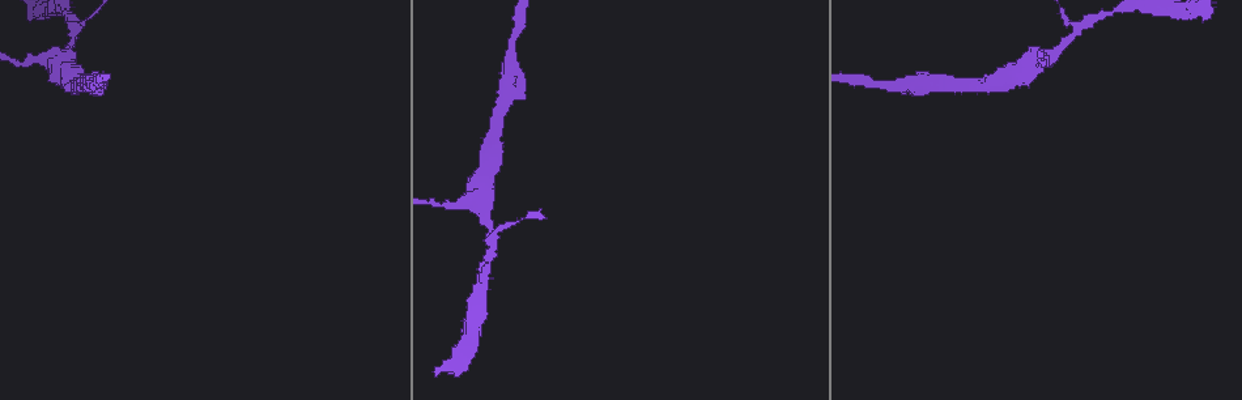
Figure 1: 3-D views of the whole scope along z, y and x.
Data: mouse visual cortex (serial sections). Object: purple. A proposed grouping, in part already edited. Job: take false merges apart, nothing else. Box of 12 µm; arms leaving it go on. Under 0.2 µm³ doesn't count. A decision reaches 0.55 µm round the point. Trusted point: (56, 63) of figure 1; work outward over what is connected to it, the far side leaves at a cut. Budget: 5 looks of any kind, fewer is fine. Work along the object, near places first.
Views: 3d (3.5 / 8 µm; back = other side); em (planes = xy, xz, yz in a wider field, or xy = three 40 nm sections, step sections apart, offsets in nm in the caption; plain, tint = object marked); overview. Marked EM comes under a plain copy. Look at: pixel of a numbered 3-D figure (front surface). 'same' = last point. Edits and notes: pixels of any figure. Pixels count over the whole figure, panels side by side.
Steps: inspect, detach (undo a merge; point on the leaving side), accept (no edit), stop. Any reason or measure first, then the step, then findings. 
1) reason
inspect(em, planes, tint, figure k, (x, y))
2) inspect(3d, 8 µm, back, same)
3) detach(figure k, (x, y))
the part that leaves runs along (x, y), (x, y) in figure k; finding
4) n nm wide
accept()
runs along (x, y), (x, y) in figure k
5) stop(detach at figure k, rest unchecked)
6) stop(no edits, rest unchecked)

narrows sharply
inspect(3d, 8 µm, figure 1, (440, 205))

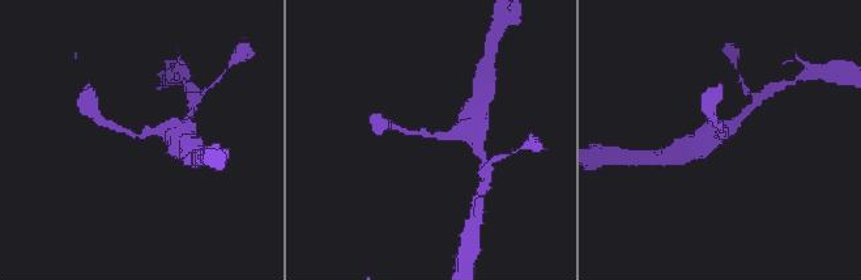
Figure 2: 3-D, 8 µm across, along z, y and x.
arms of 200, 350 nm; need the tissue
inspect(em, xy, step 1, tint, figure 2, (725, 133))

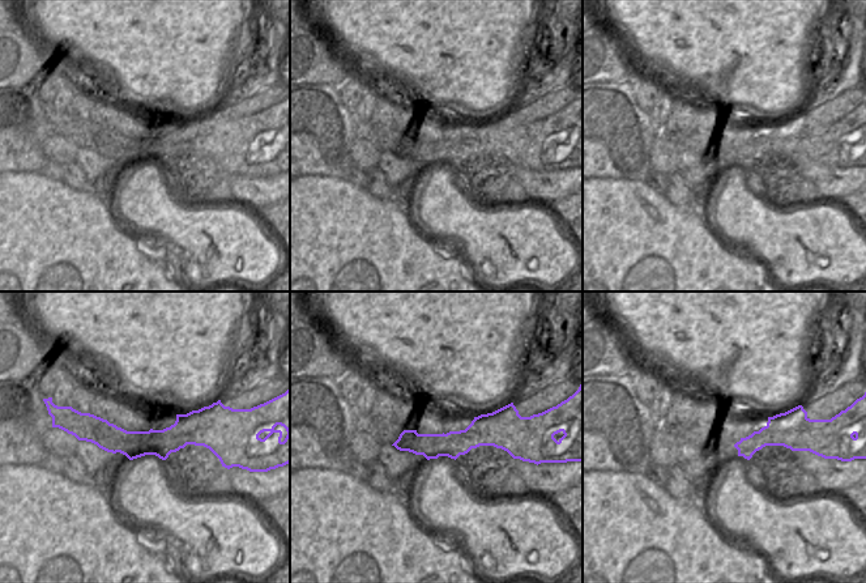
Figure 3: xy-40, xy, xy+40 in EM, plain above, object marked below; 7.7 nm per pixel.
accept()
runs along (182, 131), (133, 135), (110, 119) in figure 2; all the same cell

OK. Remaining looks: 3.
branch point
inspect(em, xy, step 1, tint, figure 1, (1077, 31))

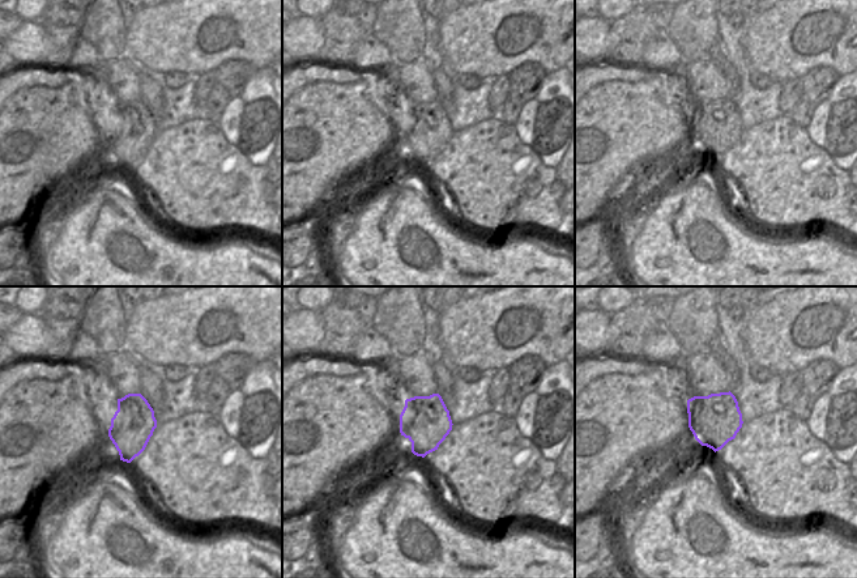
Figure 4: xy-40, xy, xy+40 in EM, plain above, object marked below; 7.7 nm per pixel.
inspect(3d, 3.5 µm, same)

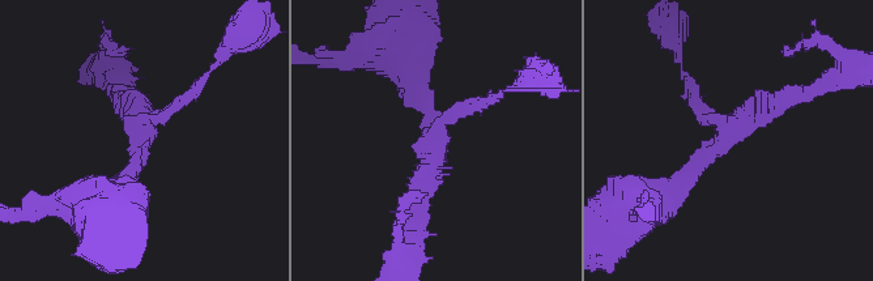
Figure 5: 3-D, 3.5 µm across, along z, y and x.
accept()
runs along (668, 190), (735, 126), (795, 93) in figure 5; all the same cell

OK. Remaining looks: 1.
stop(no edits, rest unchecked)

